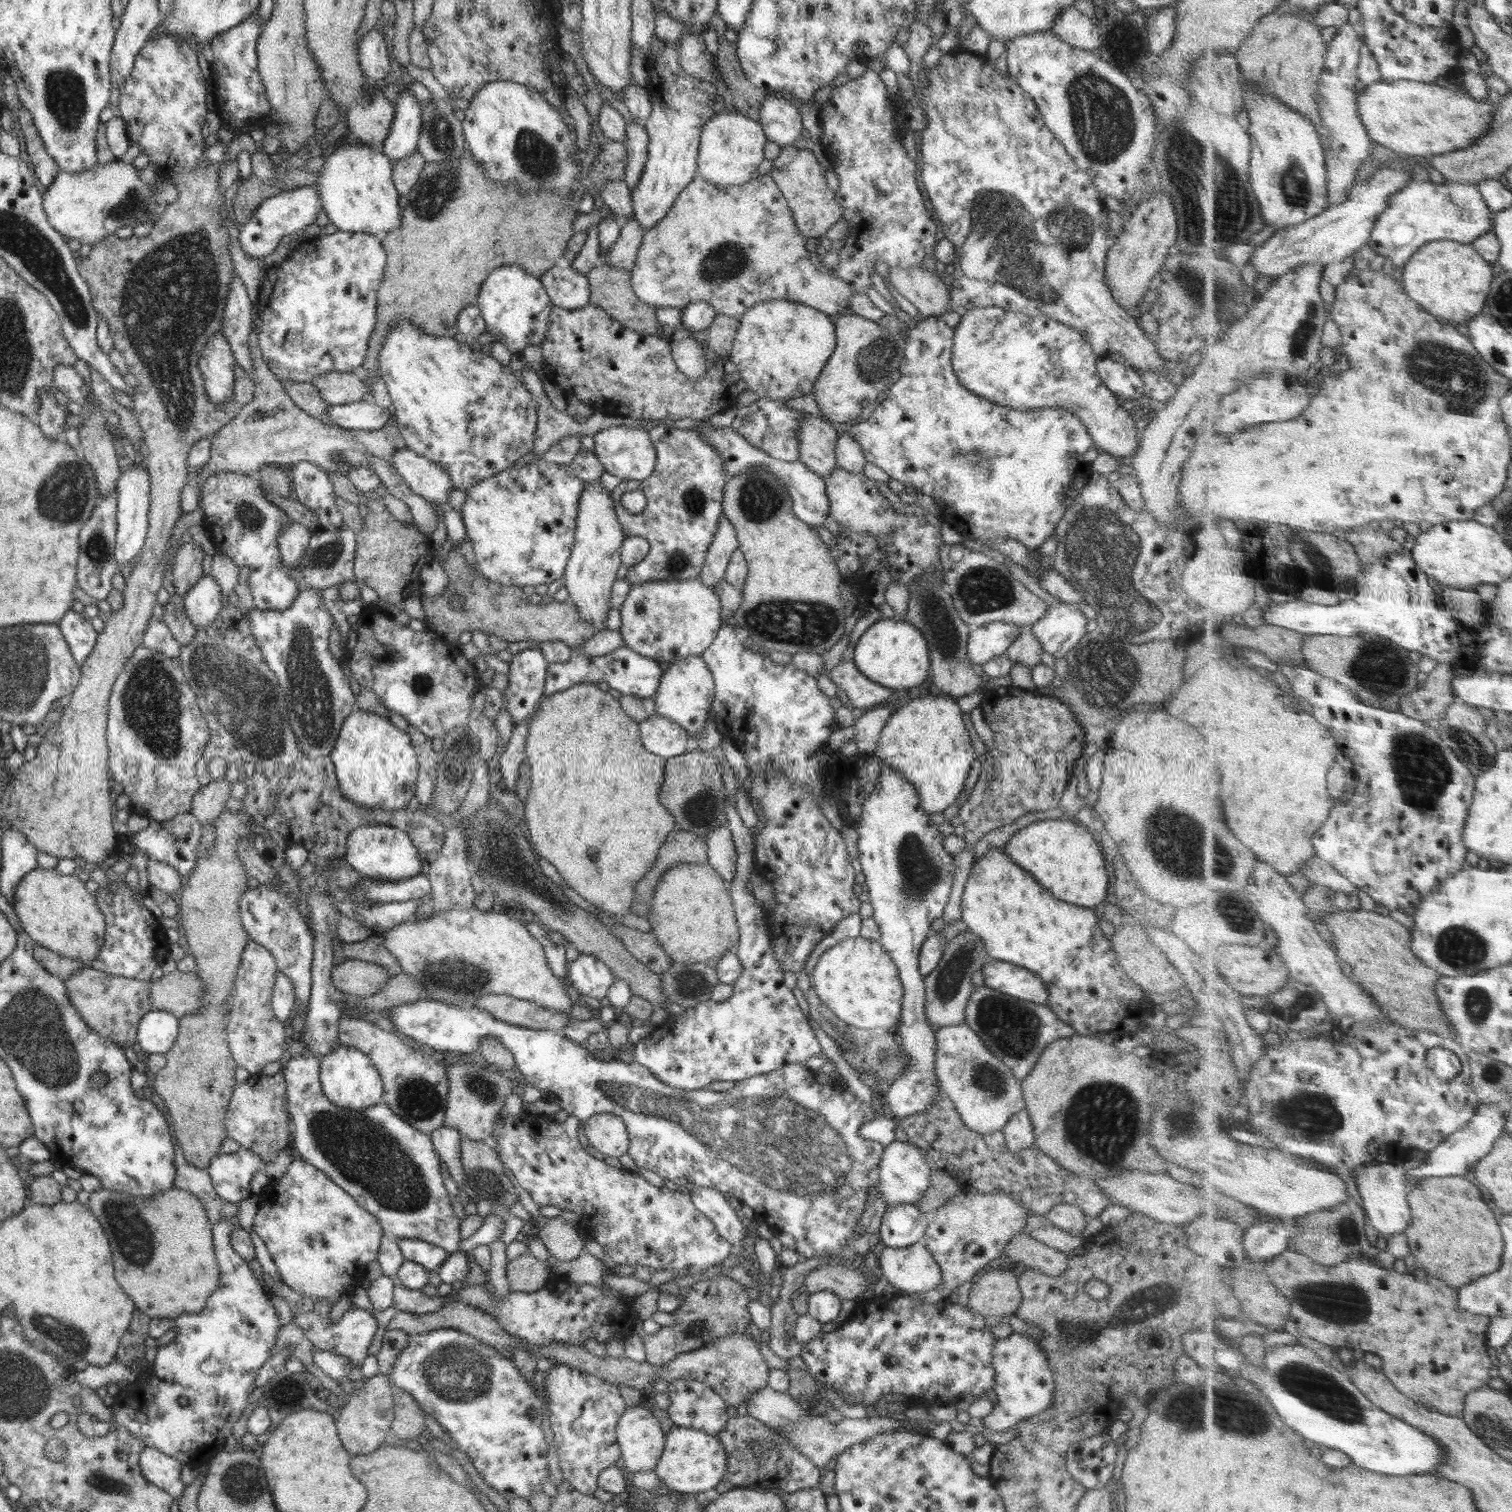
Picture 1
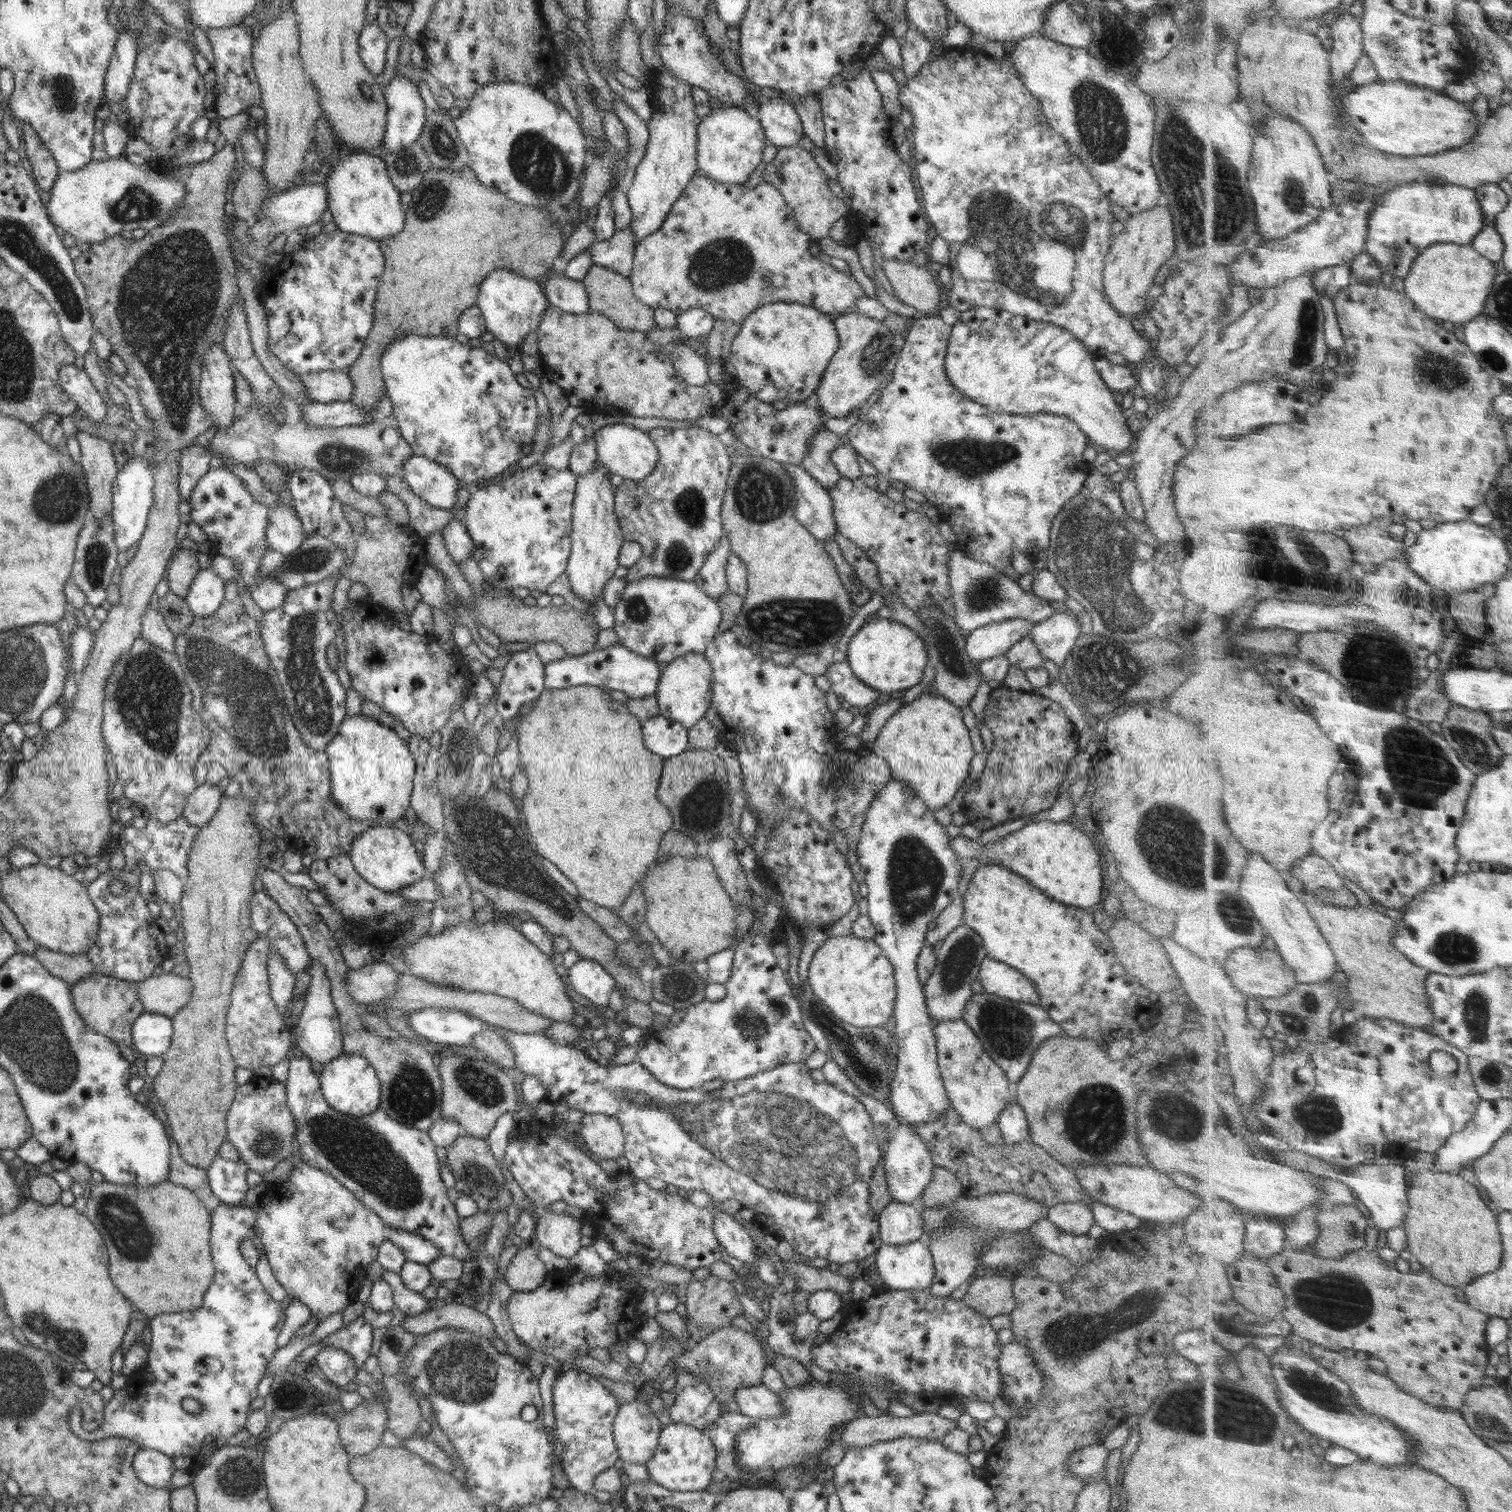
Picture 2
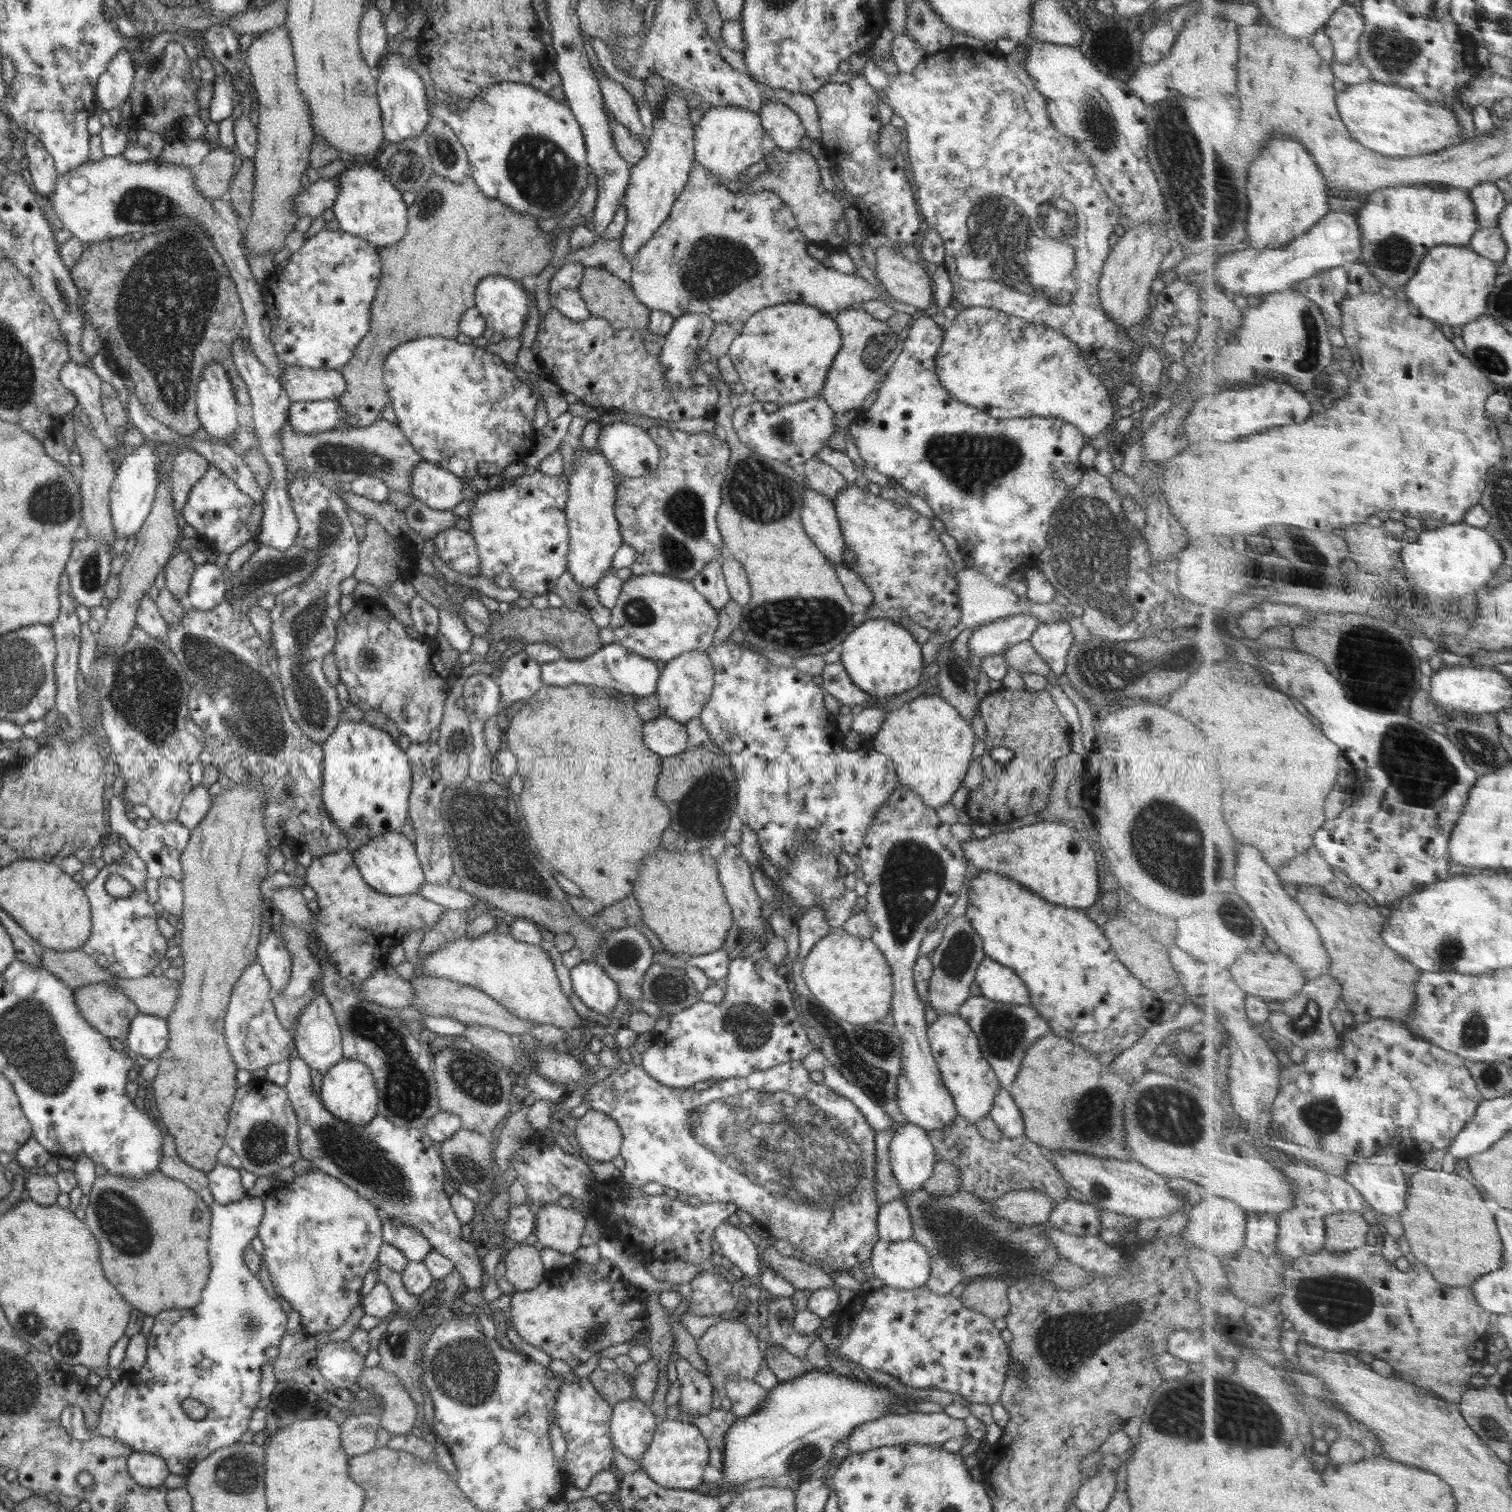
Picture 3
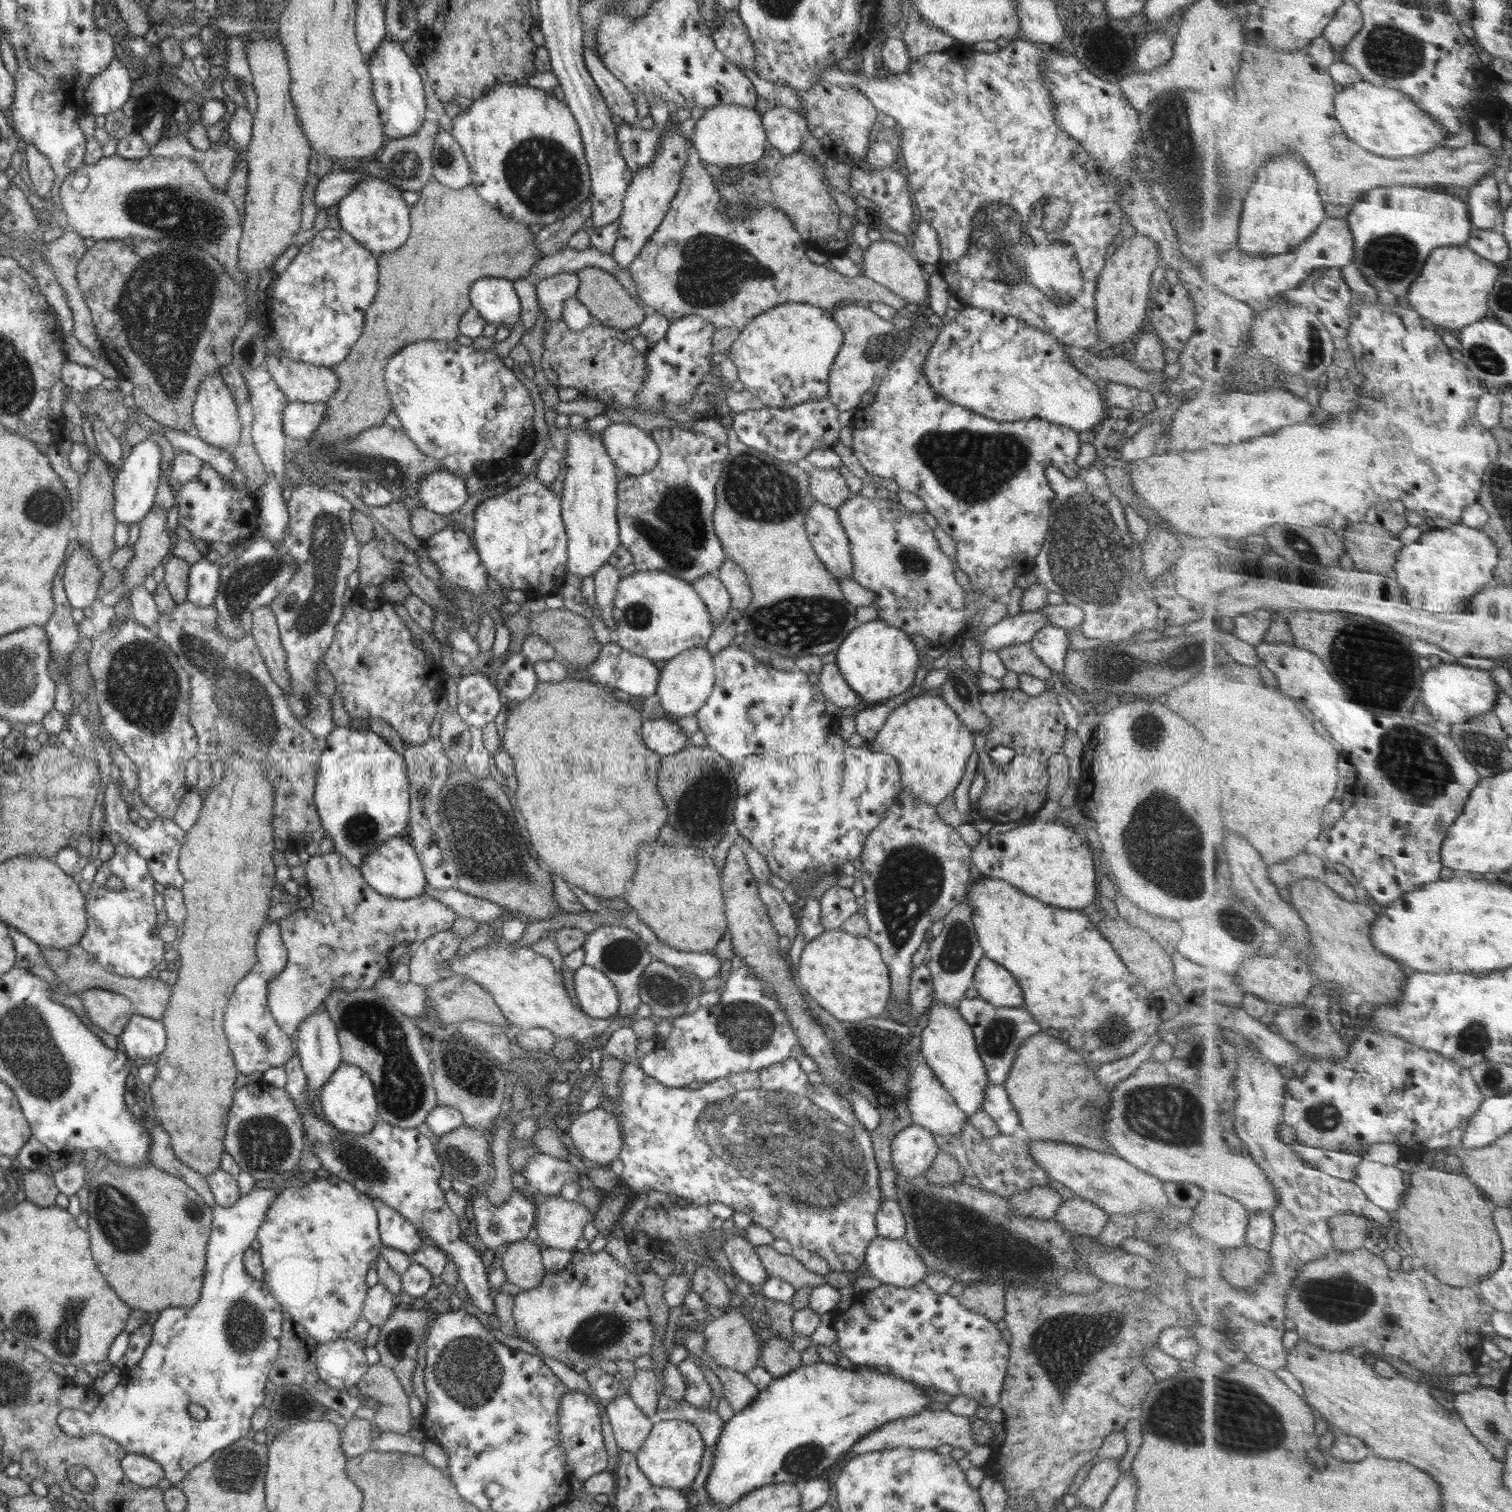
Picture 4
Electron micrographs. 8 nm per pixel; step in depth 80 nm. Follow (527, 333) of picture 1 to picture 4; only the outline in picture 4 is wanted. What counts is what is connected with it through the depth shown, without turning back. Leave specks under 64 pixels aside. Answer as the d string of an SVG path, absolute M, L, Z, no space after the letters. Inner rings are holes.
M480 278L469 290L471 306L489 324L511 328L521 319L521 306L514 284L504 278Z

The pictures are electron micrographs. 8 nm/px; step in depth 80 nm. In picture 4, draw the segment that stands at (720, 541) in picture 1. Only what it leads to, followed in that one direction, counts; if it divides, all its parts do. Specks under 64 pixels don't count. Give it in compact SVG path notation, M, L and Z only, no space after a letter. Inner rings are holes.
M716 573L701 576L691 584L704 601L708 613L712 617L714 628L718 627L720 623L724 623L724 619L731 609L731 596Z

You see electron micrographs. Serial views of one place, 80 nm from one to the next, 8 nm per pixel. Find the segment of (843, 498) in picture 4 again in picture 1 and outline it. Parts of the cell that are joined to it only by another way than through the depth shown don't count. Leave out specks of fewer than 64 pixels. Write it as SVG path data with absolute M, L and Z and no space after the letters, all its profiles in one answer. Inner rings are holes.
M797 410L796 412L800 414L798 459L824 479L837 467L835 448L839 433L826 420L811 416L804 411Z

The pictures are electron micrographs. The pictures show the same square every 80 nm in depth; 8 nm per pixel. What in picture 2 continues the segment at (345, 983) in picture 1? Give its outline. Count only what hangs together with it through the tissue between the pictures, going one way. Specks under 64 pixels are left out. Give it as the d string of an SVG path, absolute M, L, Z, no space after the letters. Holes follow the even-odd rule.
M370 963L362 968L350 968L347 971L346 986L350 996L359 1003L369 1007L378 1007L380 1002L390 998L397 989L399 972L396 972L388 963Z

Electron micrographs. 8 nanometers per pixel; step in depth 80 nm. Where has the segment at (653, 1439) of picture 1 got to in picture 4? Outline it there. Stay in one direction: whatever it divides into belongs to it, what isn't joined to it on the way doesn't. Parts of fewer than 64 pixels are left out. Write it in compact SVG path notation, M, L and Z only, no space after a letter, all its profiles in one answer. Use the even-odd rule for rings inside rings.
M629 1394L620 1395L606 1405L617 1446L636 1454L651 1431L655 1419L648 1418Z

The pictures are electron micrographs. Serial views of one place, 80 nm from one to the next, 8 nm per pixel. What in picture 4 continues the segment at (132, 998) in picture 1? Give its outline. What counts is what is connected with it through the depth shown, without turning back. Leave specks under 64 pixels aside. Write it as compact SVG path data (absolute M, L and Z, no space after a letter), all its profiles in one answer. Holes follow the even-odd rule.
M92 988L80 992L88 1018L104 1032L119 1037L135 1013L128 997L102 988Z

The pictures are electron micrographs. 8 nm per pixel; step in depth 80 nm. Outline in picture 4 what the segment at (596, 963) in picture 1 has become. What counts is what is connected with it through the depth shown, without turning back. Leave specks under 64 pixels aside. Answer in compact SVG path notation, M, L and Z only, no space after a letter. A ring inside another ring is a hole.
M587 964L575 971L574 990L582 1012L596 1019L610 1018L619 1012L619 994L610 978Z

